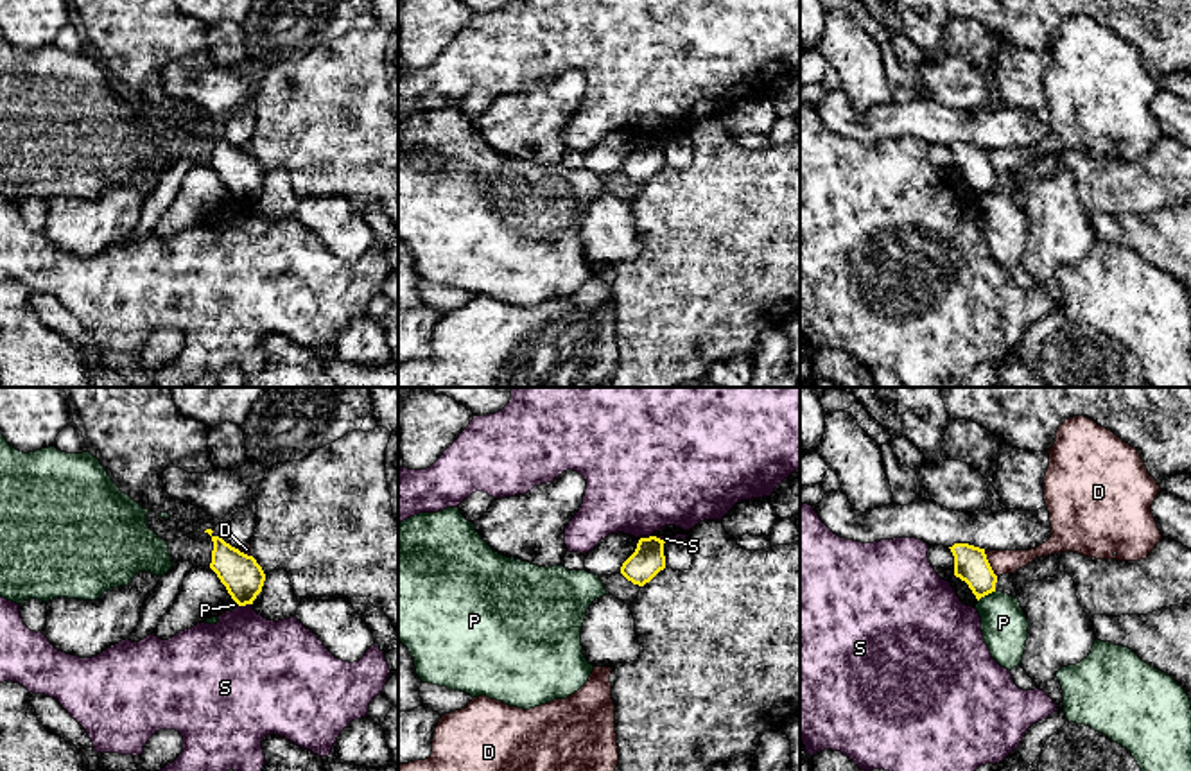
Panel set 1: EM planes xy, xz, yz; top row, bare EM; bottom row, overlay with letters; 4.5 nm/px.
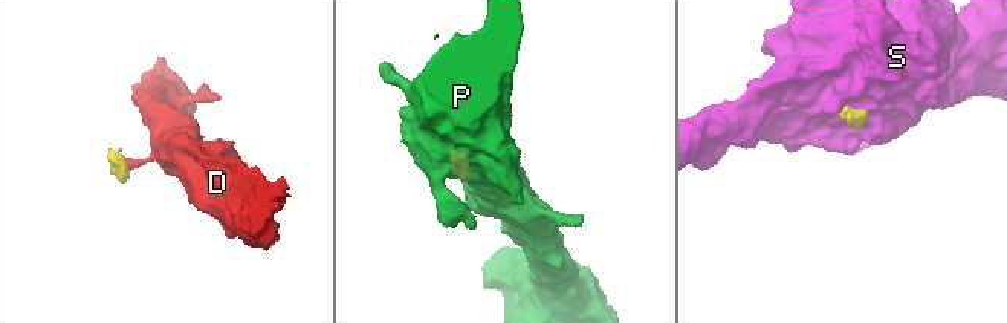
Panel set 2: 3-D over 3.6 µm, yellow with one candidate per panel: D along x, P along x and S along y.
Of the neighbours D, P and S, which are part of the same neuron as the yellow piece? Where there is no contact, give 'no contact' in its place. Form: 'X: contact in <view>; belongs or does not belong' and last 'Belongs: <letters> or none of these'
D: contact in yz; does not belong
P: contact in yz; does not belong
S: contact in xy; does not belong
Belongs: none of these

